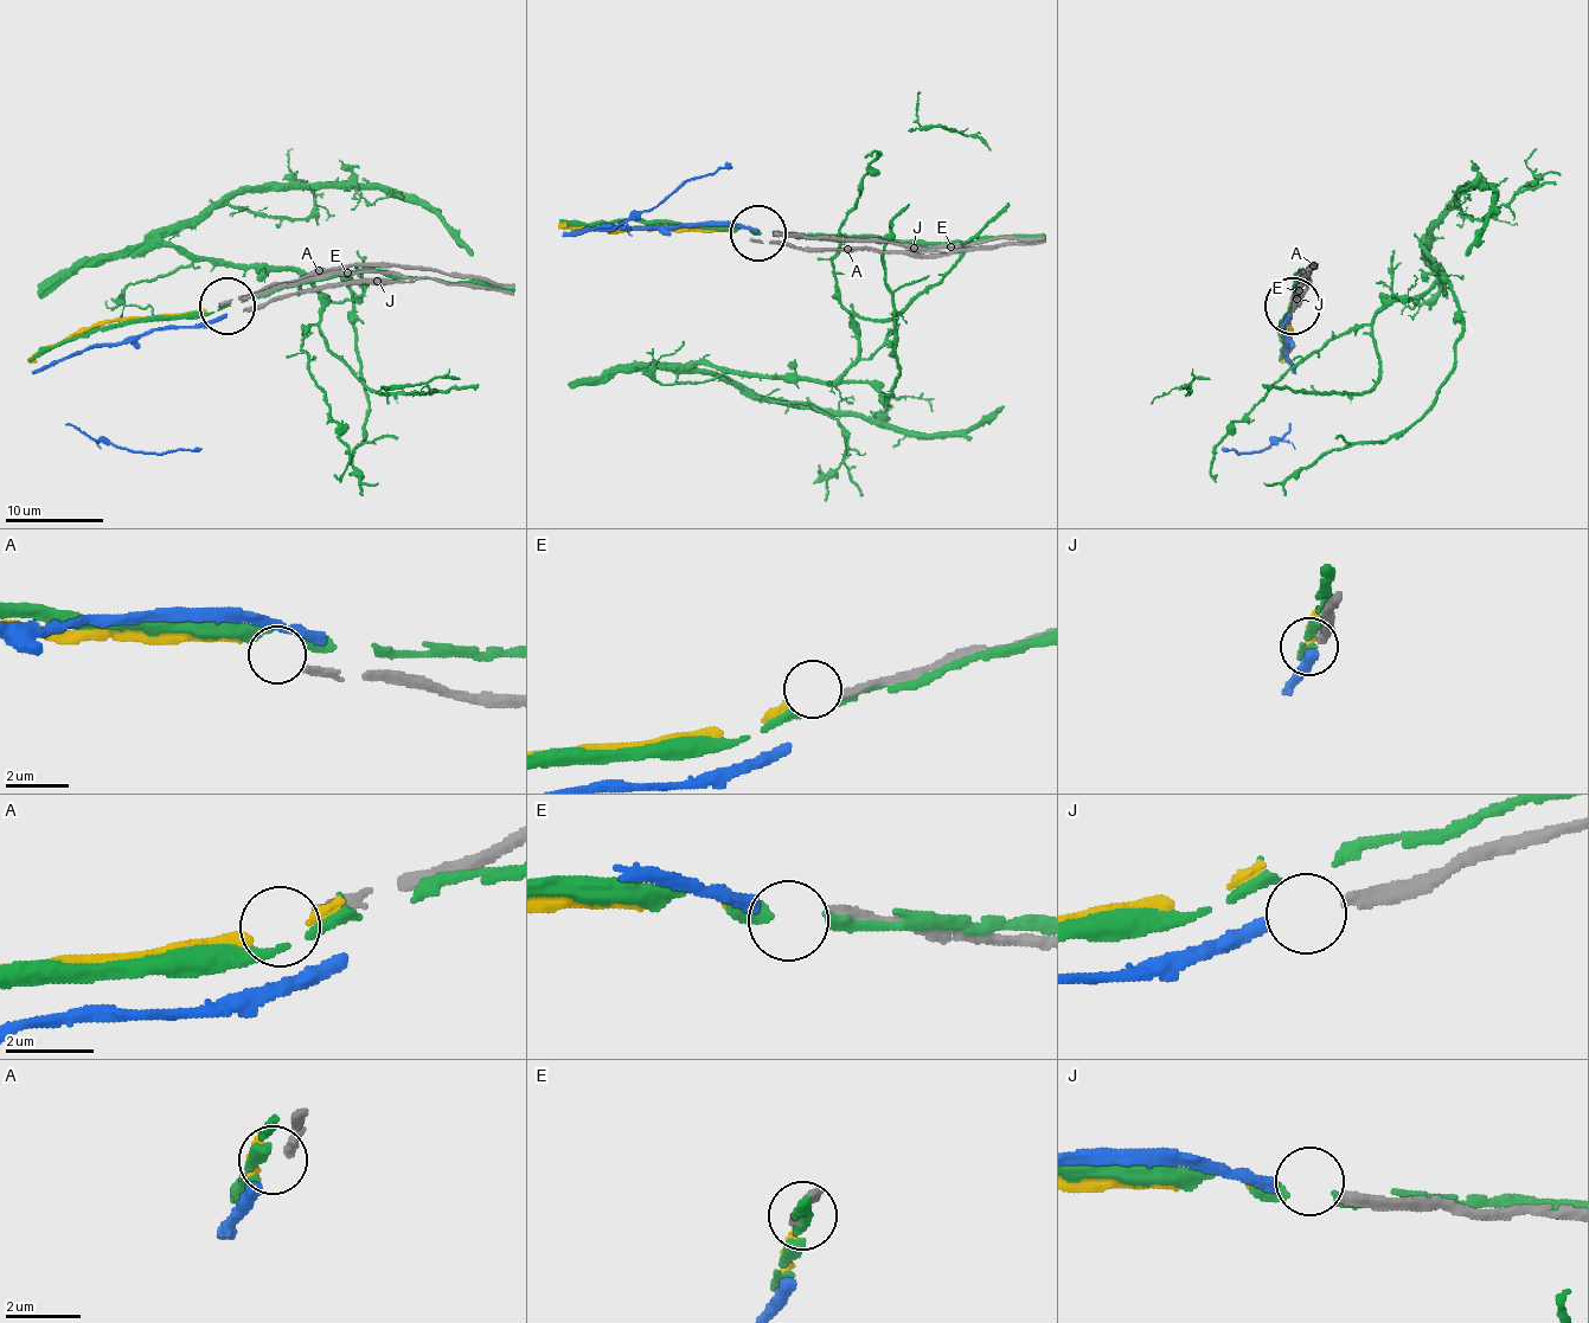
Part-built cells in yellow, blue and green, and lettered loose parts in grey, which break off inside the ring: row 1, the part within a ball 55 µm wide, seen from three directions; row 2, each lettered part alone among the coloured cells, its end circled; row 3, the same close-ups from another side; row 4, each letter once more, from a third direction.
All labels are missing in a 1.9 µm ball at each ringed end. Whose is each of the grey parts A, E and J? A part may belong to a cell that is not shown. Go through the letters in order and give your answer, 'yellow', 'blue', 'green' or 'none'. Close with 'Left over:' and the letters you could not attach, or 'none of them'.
A: none
E: yellow
J: blue
Left over: A

